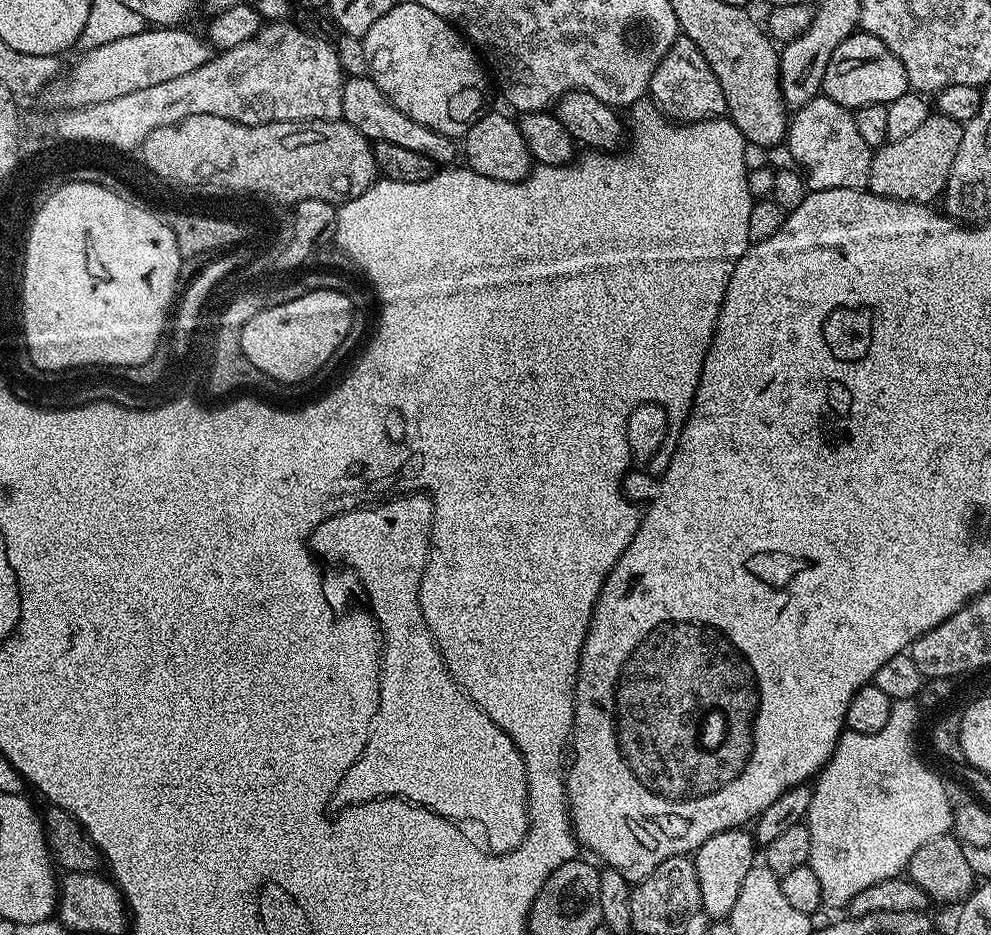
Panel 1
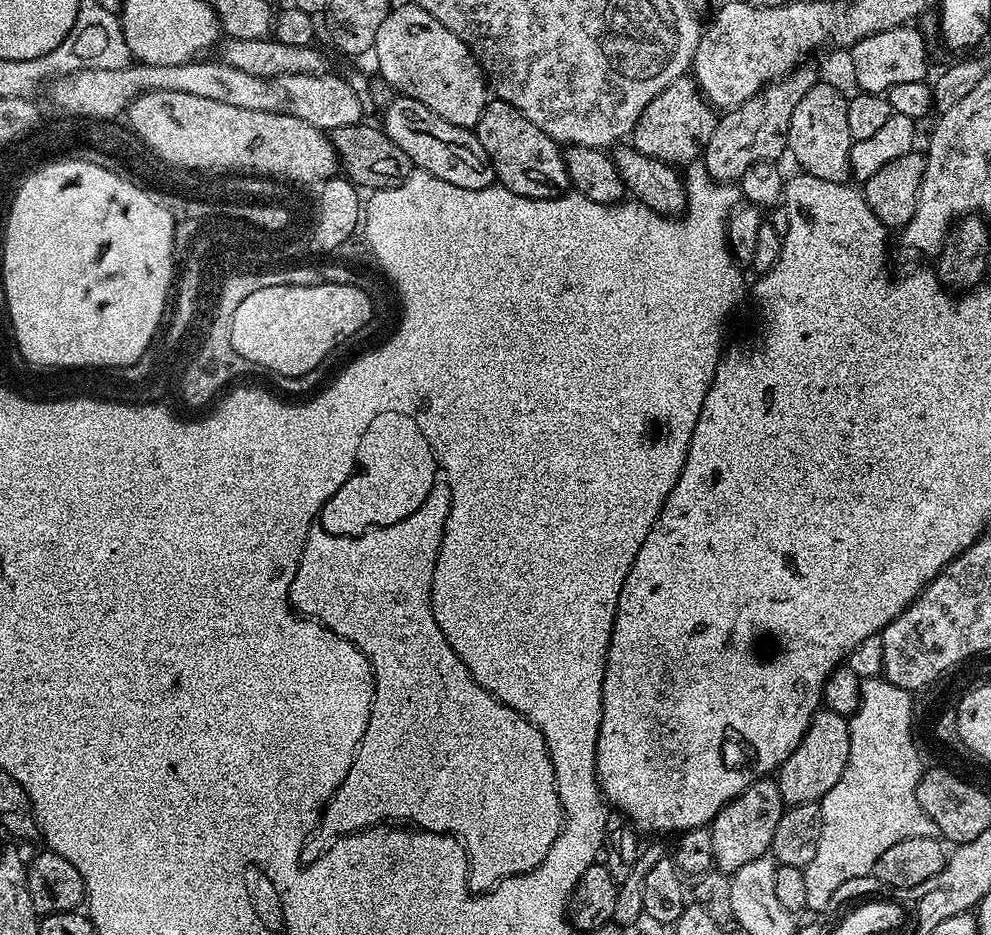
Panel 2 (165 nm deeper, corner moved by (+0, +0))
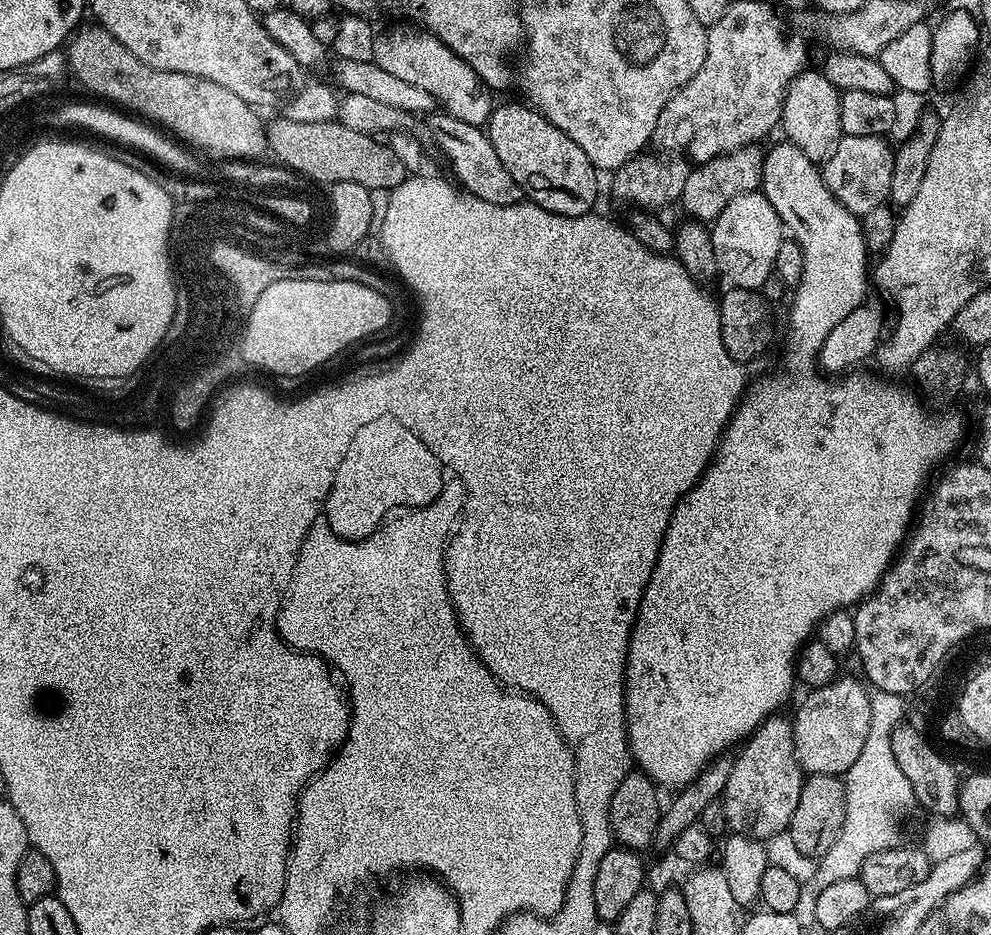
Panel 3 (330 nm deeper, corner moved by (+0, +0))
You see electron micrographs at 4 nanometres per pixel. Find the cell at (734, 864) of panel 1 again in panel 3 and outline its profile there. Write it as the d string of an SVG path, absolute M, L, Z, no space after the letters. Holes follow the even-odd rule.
M784 714L769 716L756 728L755 732L743 741L740 753L735 753L730 778L726 778L726 786L722 803L728 819L727 827L737 836L749 836L755 840L767 841L768 836L776 836L787 829L794 809L798 806L798 794L802 794L806 776L796 757L796 743L792 733L792 721Z

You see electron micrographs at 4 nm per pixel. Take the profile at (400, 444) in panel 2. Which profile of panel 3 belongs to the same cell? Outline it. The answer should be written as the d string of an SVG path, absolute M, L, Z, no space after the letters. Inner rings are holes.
M394 411L372 412L366 419L364 419L364 421L362 421L362 423L360 423L360 425L358 425L353 433L353 437L350 438L349 445L346 446L346 451L342 456L342 462L339 463L338 470L335 471L335 478L334 482L331 484L330 494L324 500L324 511L322 514L327 524L330 526L330 530L332 530L334 534L346 541L367 540L368 537L377 531L379 526L385 521L386 517L384 516L392 510L396 512L399 510L407 510L409 508L421 508L422 505L428 505L438 496L446 483L444 467L436 452L429 449L427 441L423 438L424 435L424 428L421 424L416 428L412 428L408 425L408 419L402 418Z

